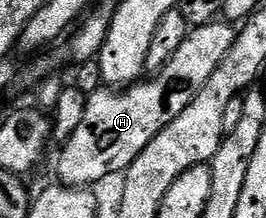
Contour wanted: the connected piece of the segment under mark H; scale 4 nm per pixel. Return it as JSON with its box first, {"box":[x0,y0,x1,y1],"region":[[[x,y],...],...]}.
{"box":[56,19,237,187],"region":[[[223,19],[211,21],[208,25],[189,28],[182,45],[174,51],[172,58],[161,69],[155,70],[149,81],[141,79],[127,87],[102,87],[96,93],[89,94],[82,122],[78,123],[70,139],[63,142],[61,149],[64,150],[56,161],[56,173],[60,176],[57,178],[66,185],[92,187],[95,186],[95,181],[102,180],[104,176],[123,174],[124,170],[130,167],[130,163],[138,159],[146,143],[150,143],[150,139],[154,139],[158,131],[174,123],[174,119],[178,119],[178,115],[182,115],[182,111],[186,111],[186,107],[194,103],[194,95],[202,91],[202,87],[206,85],[206,79],[210,79],[210,75],[218,71],[218,63],[226,59],[226,51],[230,51],[236,34],[237,30]]]}

